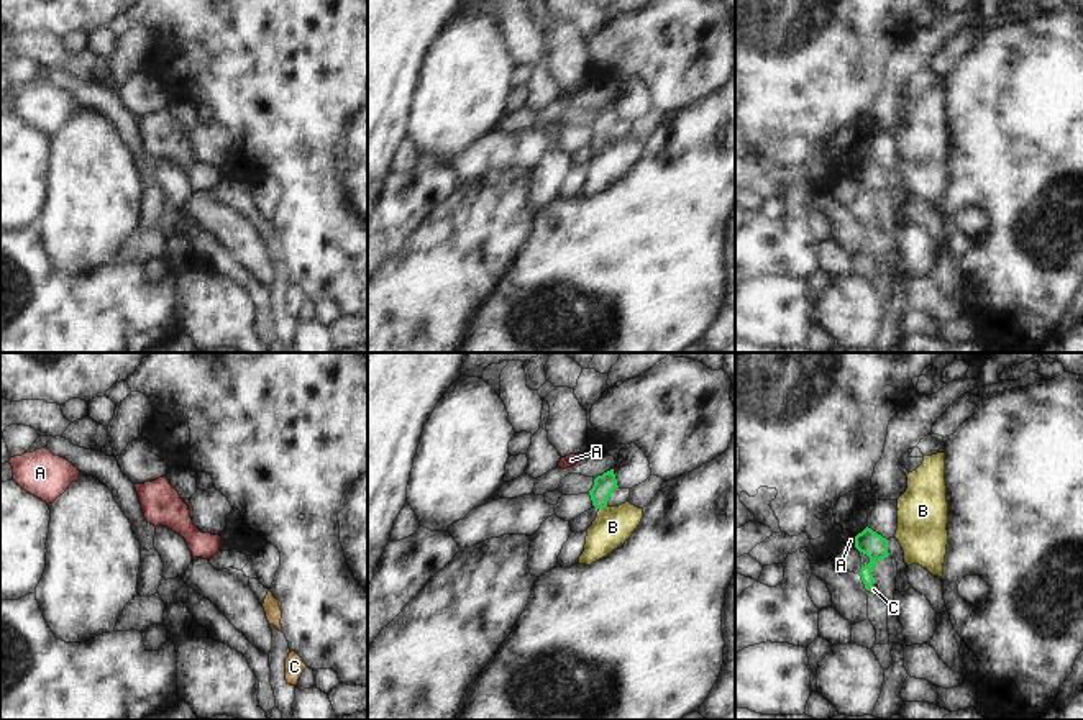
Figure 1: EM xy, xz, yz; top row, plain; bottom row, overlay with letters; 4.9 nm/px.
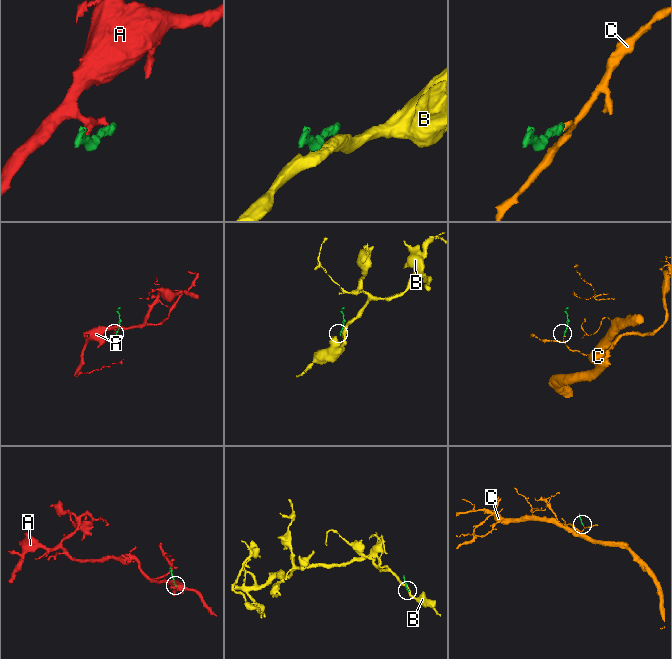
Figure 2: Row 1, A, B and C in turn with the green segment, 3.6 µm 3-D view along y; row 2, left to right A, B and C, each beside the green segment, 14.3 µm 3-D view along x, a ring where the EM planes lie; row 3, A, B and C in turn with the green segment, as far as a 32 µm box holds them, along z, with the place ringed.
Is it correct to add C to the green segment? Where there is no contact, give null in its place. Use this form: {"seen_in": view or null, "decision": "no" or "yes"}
{"seen_in": "yz", "decision": "yes"}

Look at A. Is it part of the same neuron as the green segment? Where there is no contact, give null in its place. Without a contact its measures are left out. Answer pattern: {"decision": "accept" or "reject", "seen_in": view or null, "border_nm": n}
{"decision": "reject", "seen_in": "yz", "border_nm": 60}

